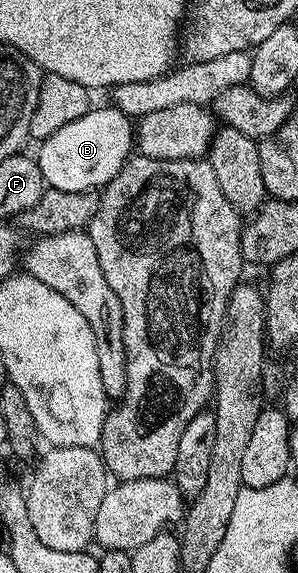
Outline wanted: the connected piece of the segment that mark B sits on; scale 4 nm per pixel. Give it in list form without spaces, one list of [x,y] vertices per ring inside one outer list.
[[[93,106],[88,109],[82,118],[74,118],[67,126],[62,126],[58,134],[50,134],[40,145],[40,153],[35,153],[34,158],[42,170],[45,185],[58,190],[100,190],[120,173],[122,166],[130,159],[134,152],[134,124],[126,115],[122,114],[115,106],[99,108]]]

